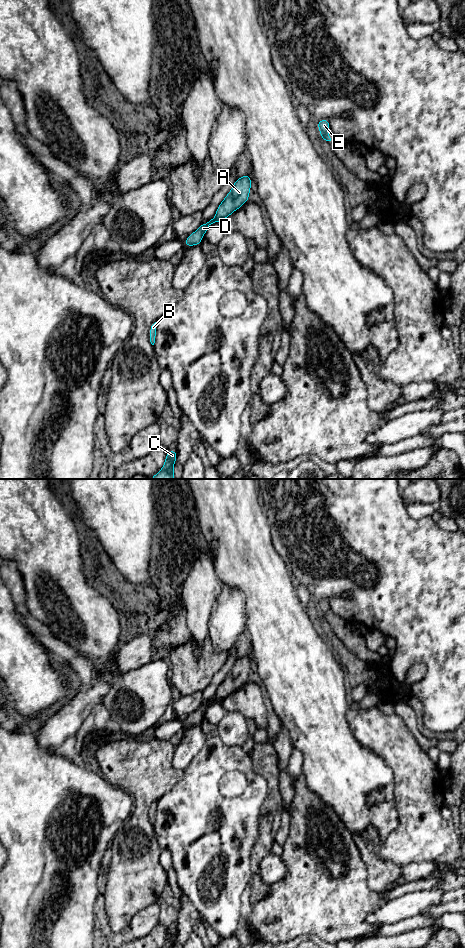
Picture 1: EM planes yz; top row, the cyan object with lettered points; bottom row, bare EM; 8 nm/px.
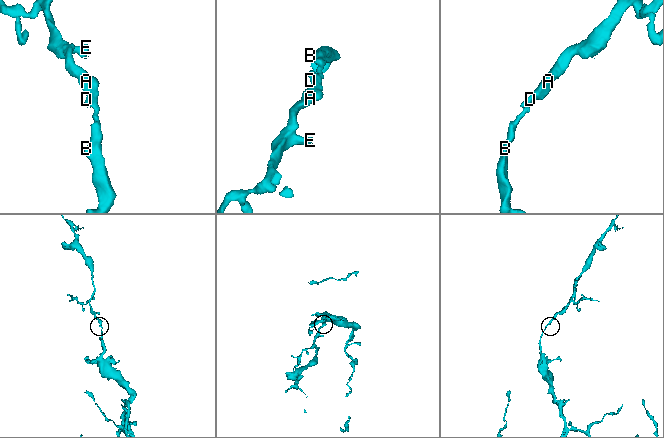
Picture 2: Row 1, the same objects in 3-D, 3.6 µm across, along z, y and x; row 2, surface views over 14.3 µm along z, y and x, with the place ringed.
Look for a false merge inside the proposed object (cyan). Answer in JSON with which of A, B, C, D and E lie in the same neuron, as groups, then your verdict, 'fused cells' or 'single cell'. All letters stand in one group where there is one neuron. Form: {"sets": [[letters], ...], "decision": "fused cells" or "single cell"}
{"sets": [["A", "B", "C", "D", "E"]], "decision": "single cell"}

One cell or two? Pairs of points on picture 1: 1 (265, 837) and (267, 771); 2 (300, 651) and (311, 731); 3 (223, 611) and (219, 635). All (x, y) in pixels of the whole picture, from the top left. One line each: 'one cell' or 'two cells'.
1: one cell
2: one cell
3: one cell

